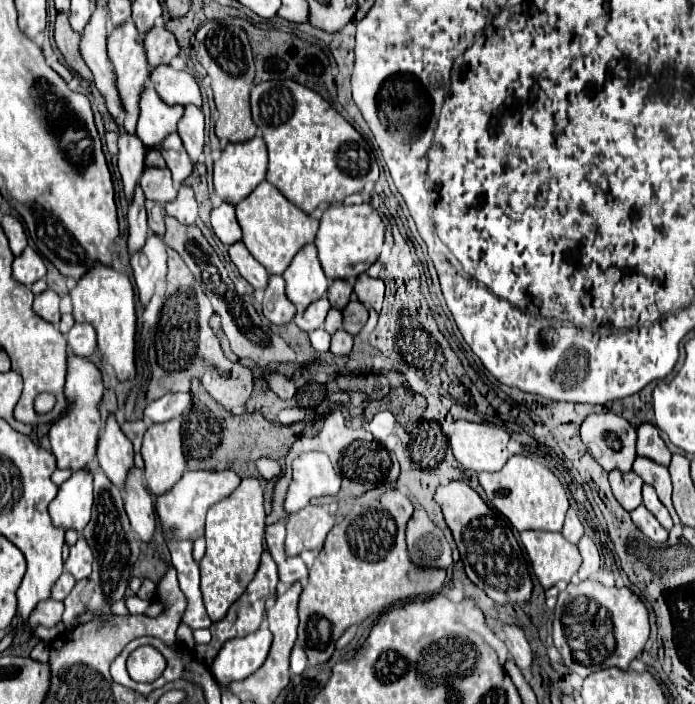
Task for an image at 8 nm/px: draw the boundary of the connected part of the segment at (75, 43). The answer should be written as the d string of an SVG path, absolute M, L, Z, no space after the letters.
M57 13L57 21L55 21L55 43L59 47L59 51L63 53L65 61L83 77L83 79L91 79L91 71L87 69L85 61L81 59L79 53L79 41L81 35L75 33L67 21L65 13Z

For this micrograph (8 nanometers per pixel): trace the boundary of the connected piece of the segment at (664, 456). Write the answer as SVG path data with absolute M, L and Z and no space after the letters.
M643 423L637 427L637 455L653 459L659 465L669 467L671 451L659 435L659 429L651 423Z

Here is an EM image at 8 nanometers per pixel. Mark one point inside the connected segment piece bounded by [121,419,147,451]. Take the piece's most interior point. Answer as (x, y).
(134, 430)

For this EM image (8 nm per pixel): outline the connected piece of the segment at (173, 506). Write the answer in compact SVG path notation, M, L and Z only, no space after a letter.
M187 471L183 477L169 489L169 493L159 495L155 501L155 513L161 523L161 531L167 533L169 529L175 533L175 539L189 539L195 541L205 533L205 513L207 509L221 501L223 497L231 495L239 485L239 477L235 471Z

